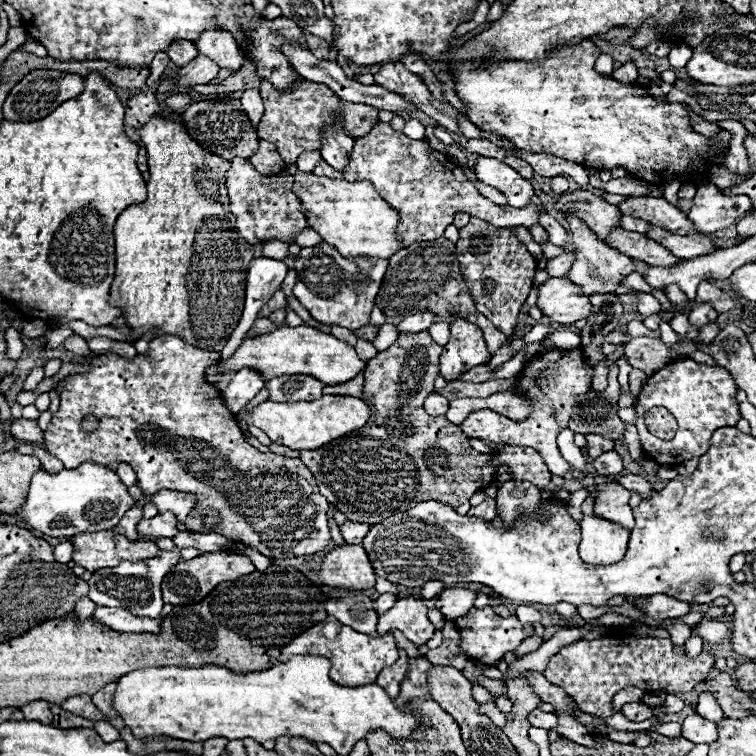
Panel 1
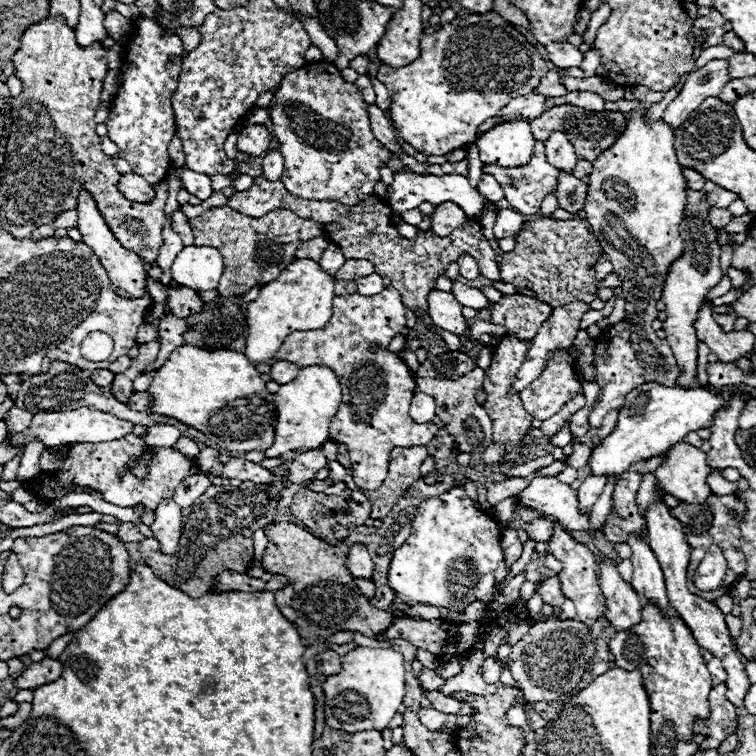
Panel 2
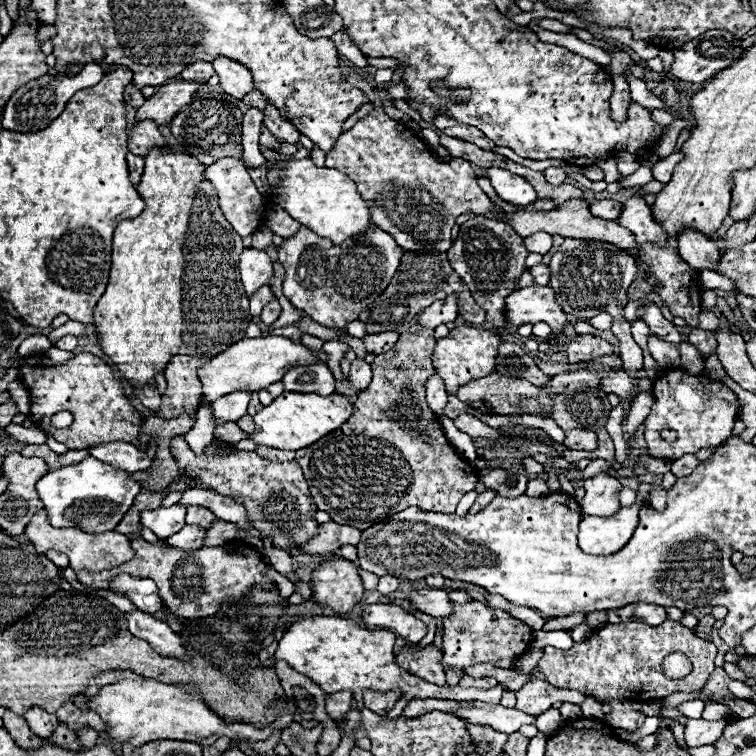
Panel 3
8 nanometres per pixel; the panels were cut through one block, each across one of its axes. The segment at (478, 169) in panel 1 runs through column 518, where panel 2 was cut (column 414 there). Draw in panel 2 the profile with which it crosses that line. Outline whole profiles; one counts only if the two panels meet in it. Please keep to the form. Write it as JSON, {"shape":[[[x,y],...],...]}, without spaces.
{"shape":[[[400,170],[400,172],[394,174],[394,182],[392,182],[392,186],[388,188],[388,194],[386,194],[386,204],[396,214],[418,208],[418,204],[422,204],[422,202],[430,202],[430,204],[438,206],[440,202],[450,202],[450,200],[456,202],[464,210],[464,214],[468,214],[468,218],[478,220],[484,212],[486,198],[482,198],[482,194],[476,188],[470,186],[466,176],[458,176],[458,174],[454,174],[454,176],[432,176],[432,174],[420,176],[420,174]]]}

